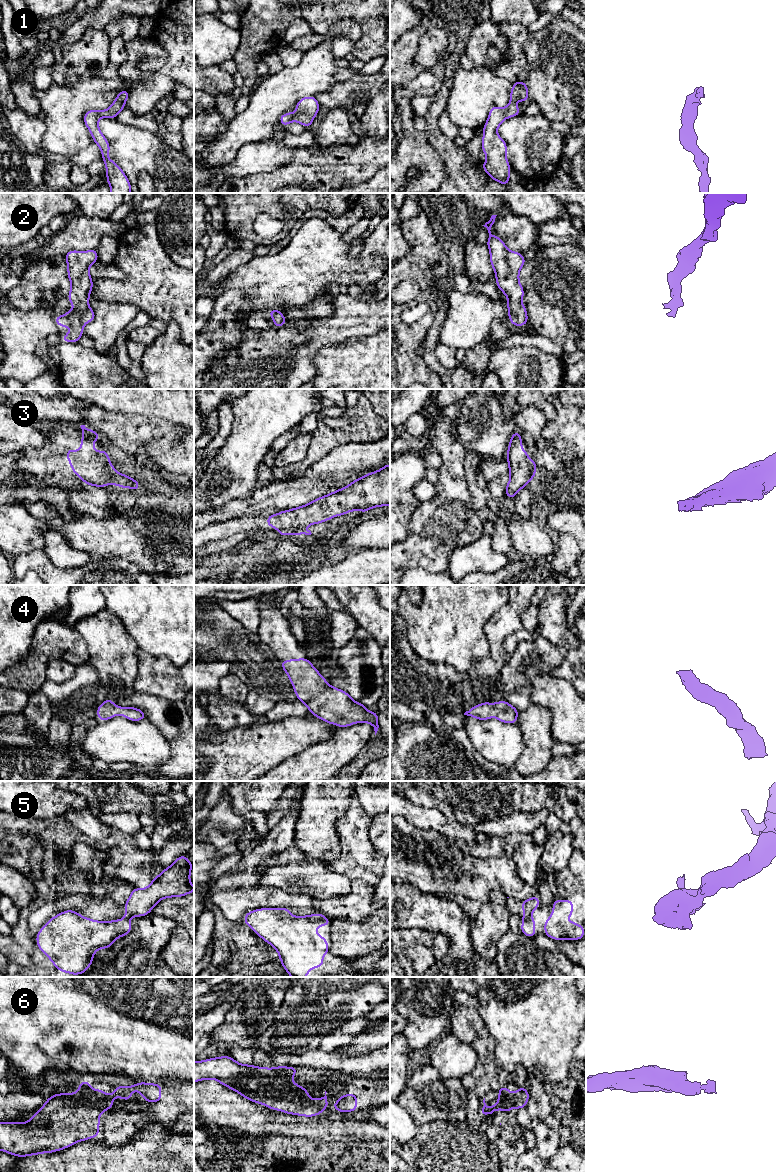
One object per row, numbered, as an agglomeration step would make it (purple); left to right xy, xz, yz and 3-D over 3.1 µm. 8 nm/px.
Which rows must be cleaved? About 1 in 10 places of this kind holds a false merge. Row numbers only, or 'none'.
5

